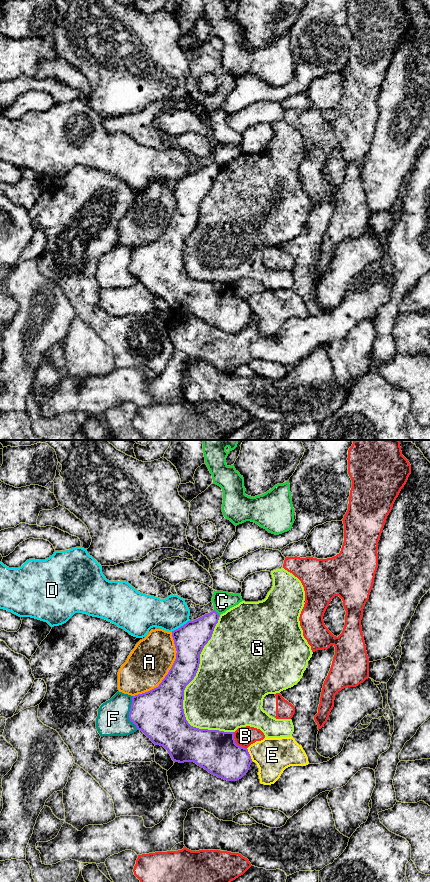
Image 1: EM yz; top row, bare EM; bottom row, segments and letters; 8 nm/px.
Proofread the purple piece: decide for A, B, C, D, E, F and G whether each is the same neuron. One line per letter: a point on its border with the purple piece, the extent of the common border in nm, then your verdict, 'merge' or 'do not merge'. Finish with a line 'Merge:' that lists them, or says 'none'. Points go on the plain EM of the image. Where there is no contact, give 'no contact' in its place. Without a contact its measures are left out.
A: contact yz (169, 223); length 600 nm; do not merge
B: contact yz (235, 295); length 170 nm; do not merge
C: contact yz (216, 164); length 70 nm; do not merge
D: contact yz (181, 178); length 180 nm; do not merge
E: contact yz (249, 306); length 120 nm; do not merge
F: contact yz (129, 265); length 280 nm; do not merge
G: contact yz (183, 243); length 950 nm; do not merge
Merge: none

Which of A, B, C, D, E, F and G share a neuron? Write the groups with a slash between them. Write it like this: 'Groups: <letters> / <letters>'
Groups: A / B / C / D / E / F / G

